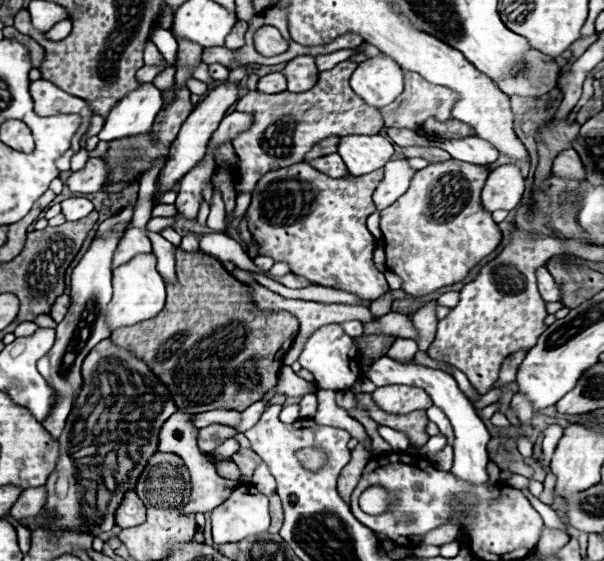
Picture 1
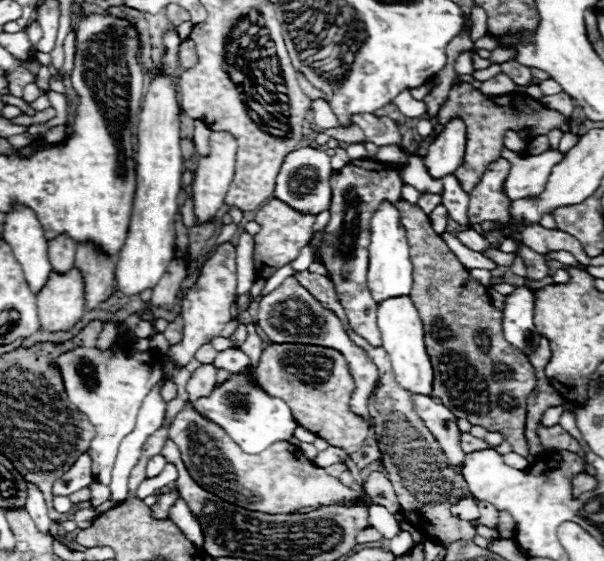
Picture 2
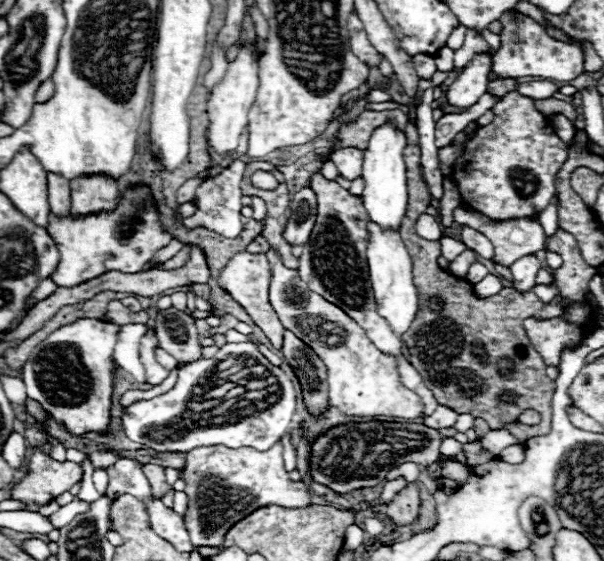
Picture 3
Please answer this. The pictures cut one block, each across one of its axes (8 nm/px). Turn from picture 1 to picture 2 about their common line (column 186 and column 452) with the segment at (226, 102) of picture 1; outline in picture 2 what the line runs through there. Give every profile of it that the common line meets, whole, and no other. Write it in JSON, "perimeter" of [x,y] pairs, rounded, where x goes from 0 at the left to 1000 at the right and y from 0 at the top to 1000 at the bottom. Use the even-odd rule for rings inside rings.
{"perimeter":[[[748,210],[725,242],[715,246],[702,292],[715,317],[752,310],[768,289],[772,271],[772,221],[762,210]]]}

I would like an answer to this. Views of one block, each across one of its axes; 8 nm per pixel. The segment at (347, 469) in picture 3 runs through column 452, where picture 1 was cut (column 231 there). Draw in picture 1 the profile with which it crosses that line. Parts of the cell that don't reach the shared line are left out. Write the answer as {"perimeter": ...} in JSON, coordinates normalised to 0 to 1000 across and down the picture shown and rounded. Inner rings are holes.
{"perimeter":[[[351,756],[351,759],[341,759],[341,763],[331,763],[328,766],[328,799],[344,809],[351,806],[354,799],[361,799],[371,784],[377,784],[381,777],[387,777],[391,766],[381,763],[381,759],[368,759],[368,756]]]}

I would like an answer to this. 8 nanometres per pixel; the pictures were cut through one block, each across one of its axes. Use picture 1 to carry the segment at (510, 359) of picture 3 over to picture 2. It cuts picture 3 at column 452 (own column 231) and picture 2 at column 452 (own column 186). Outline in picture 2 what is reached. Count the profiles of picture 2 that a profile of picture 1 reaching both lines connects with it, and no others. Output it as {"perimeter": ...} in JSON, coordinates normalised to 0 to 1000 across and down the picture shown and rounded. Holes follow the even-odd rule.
{"perimeter":[[[662,353],[656,367],[666,381],[666,399],[672,403],[672,417],[679,431],[679,463],[685,474],[685,503],[682,503],[679,531],[685,545],[692,545],[692,560],[702,574],[705,627],[719,652],[719,709],[728,713],[738,727],[745,727],[745,734],[752,734],[758,745],[772,745],[778,756],[798,759],[808,770],[828,770],[834,784],[848,791],[851,806],[871,813],[874,824],[881,824],[884,813],[874,809],[874,791],[868,781],[868,752],[871,752],[871,709],[877,706],[884,684],[891,681],[884,652],[877,649],[874,635],[868,635],[858,620],[838,610],[831,595],[831,560],[828,553],[818,549],[808,517],[795,503],[785,503],[778,496],[775,478],[742,446],[728,417],[715,410],[709,381],[692,364],[679,364],[669,353]]]}

